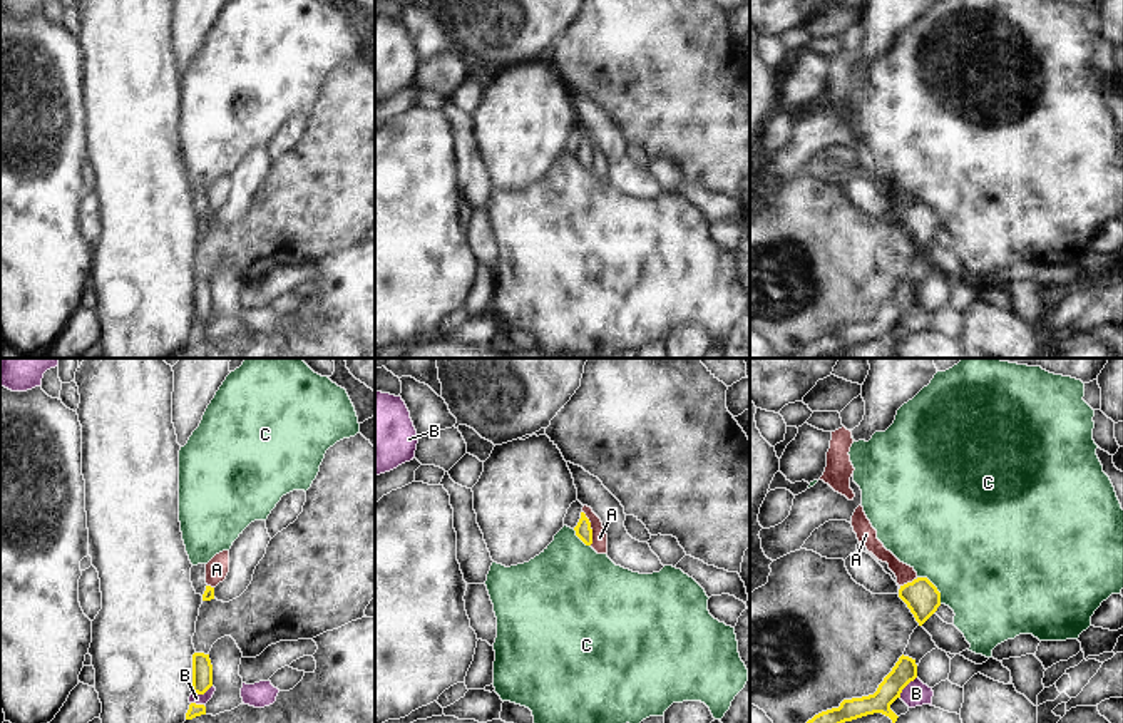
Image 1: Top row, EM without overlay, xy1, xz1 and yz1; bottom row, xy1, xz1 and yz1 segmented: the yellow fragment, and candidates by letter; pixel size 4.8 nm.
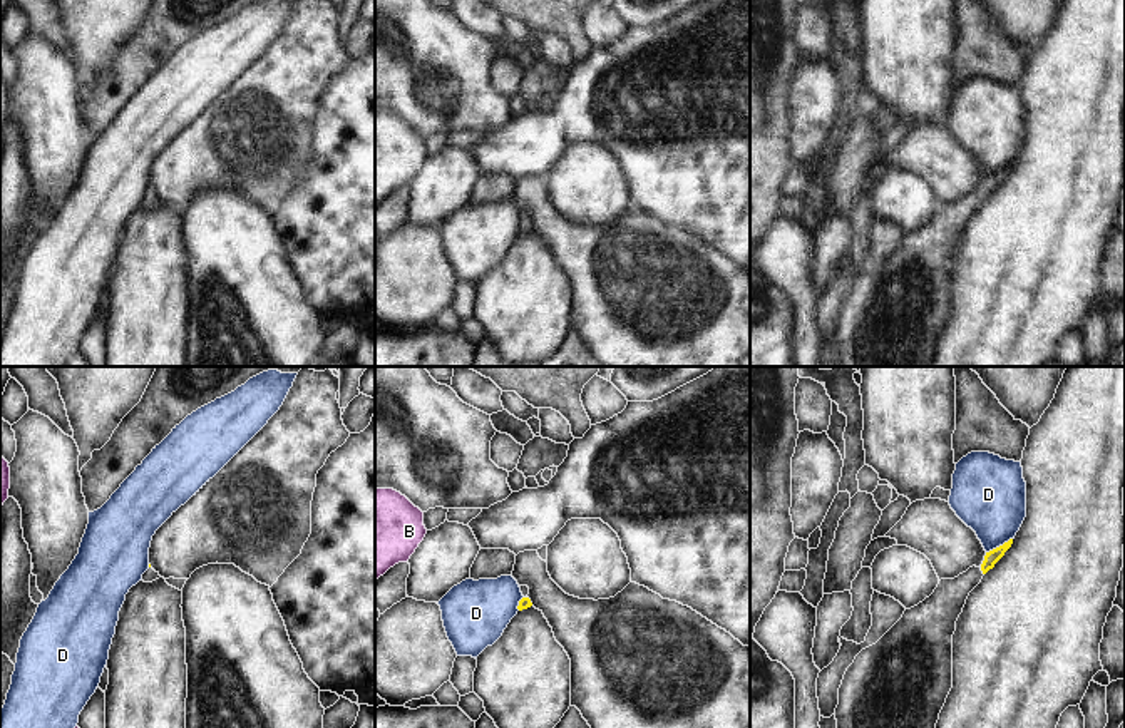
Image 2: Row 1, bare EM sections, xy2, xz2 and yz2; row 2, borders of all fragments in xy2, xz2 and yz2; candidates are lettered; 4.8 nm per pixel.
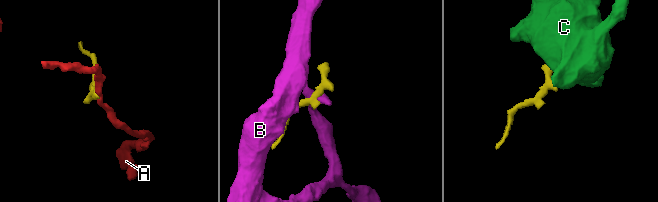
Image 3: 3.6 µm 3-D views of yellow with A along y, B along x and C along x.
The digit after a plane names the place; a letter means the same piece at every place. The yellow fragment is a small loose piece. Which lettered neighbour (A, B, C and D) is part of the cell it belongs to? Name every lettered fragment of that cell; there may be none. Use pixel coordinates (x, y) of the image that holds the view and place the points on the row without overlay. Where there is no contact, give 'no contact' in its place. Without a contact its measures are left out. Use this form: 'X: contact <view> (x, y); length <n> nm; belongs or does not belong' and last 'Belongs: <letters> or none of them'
A: contact xz1 (589, 153); length 170 nm; does not belong
B: contact yz1 (906, 310); length 130 nm; does not belong
C: contact yz1 (934, 211); length 180 nm; does not belong
D: contact yz2 (1000, 171); length 150 nm; does not belong
Belongs: none of them

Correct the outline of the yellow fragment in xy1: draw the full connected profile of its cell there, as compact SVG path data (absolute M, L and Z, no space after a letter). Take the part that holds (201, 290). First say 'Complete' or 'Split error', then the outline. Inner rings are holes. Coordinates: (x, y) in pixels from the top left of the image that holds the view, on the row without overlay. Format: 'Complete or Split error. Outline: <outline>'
Complete. Outline: M192 279L192 316L204 320L213 311L213 290L209 279Z

